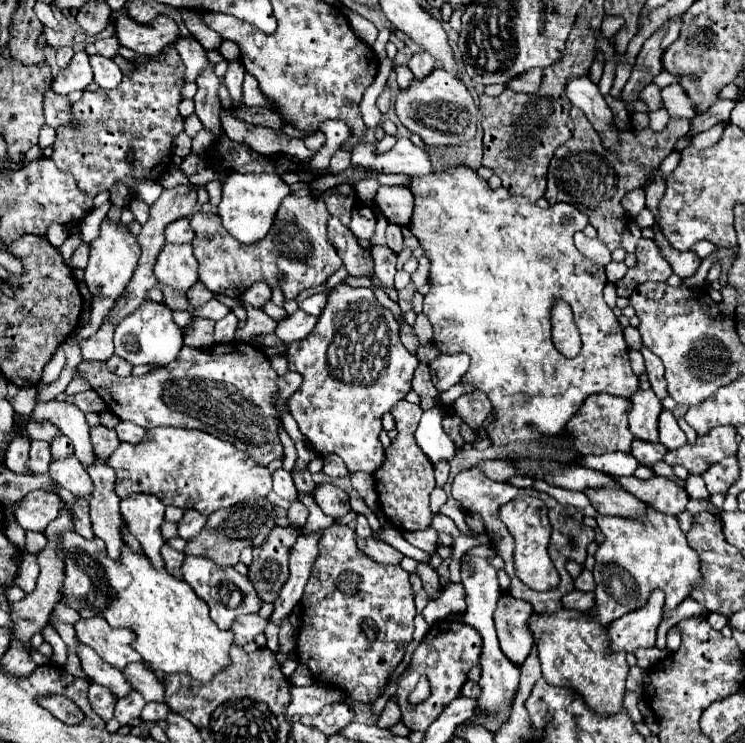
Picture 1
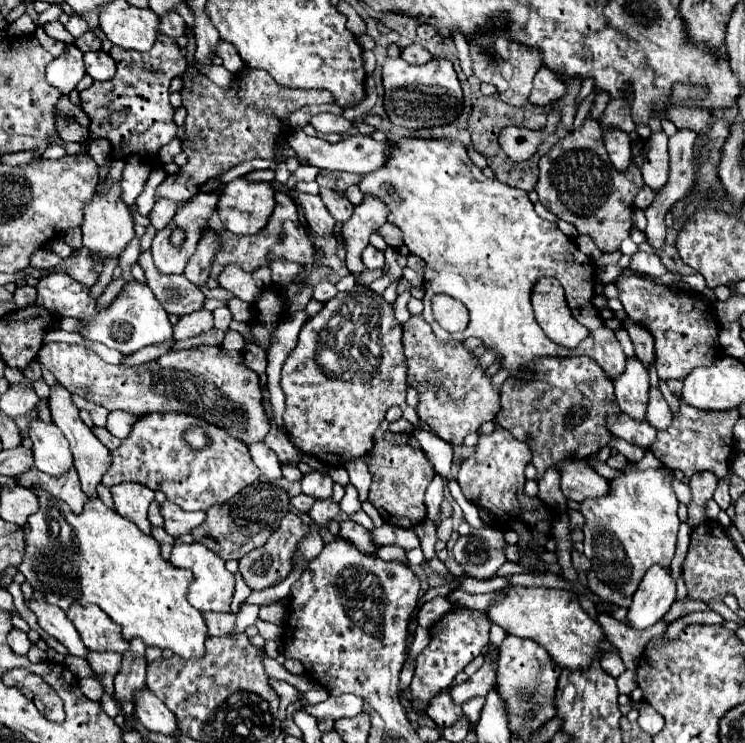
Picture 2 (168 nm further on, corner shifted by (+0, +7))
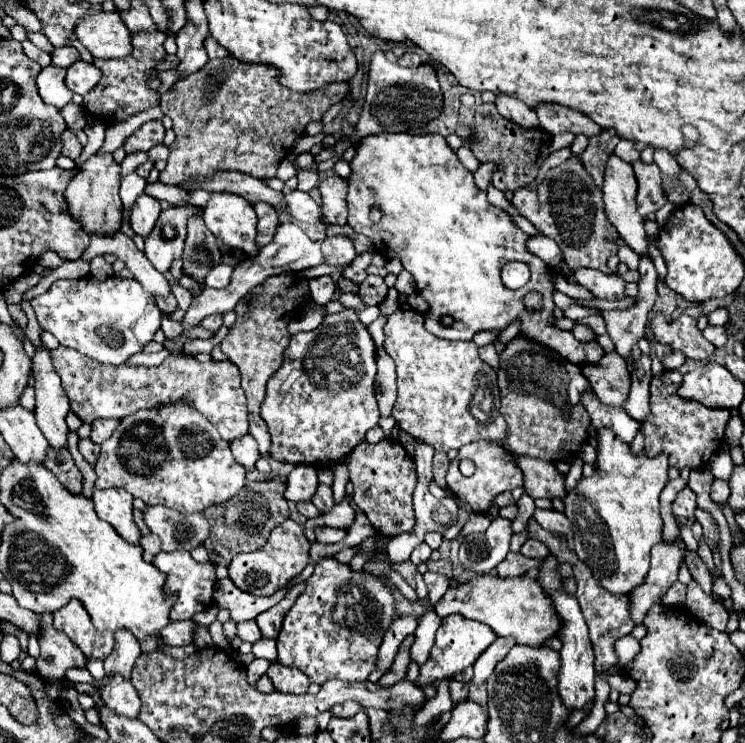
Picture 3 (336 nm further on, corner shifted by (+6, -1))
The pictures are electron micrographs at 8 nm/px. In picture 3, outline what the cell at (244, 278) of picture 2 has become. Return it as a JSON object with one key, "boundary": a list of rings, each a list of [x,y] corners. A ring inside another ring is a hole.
{"boundary":[[[221,263],[217,269],[213,269],[213,271],[207,275],[205,285],[207,285],[207,287],[213,287],[213,289],[223,289],[223,287],[229,285],[231,273],[233,273],[233,267],[227,265],[227,263]]]}

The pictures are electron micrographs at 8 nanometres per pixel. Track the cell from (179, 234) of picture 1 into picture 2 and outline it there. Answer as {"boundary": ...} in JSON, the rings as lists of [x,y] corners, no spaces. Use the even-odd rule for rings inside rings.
{"boundary":[[[157,199],[151,213],[149,213],[149,221],[159,231],[159,229],[167,227],[173,221],[175,211],[177,211],[177,203],[173,203],[169,199]]]}

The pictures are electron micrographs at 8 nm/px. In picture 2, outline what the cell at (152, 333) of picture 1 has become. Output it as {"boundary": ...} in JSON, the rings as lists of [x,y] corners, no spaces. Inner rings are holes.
{"boundary":[[[53,273],[49,277],[39,279],[37,285],[37,305],[53,311],[59,317],[75,317],[81,321],[79,335],[89,341],[103,343],[111,349],[117,349],[125,355],[135,353],[147,345],[163,343],[173,337],[173,327],[169,323],[167,311],[161,307],[161,303],[155,299],[155,295],[149,291],[147,285],[133,281],[127,283],[123,293],[119,293],[109,307],[99,307],[97,299],[89,295],[89,287],[81,287],[75,279],[69,275]]]}

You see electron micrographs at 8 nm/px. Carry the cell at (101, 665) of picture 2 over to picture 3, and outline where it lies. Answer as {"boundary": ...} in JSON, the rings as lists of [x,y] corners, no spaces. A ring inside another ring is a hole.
{"boundary":[[[43,613],[43,631],[39,635],[41,655],[37,659],[37,673],[43,675],[43,679],[57,679],[61,681],[65,677],[65,671],[69,667],[85,667],[87,657],[81,653],[81,649],[67,639],[61,631],[55,631],[53,627],[53,615]]]}

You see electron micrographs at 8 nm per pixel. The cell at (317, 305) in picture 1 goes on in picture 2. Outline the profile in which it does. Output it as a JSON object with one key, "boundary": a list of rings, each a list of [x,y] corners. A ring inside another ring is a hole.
{"boundary":[[[329,277],[321,279],[321,281],[315,285],[315,293],[313,293],[313,299],[317,299],[317,301],[329,301],[329,299],[333,299],[335,295],[337,295],[335,283],[333,283]]]}

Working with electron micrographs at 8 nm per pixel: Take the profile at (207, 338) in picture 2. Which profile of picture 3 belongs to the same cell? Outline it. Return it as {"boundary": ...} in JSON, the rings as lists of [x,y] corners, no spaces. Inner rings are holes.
{"boundary":[[[289,273],[269,277],[255,289],[251,289],[235,307],[237,321],[229,329],[229,335],[221,341],[221,351],[239,367],[241,371],[241,385],[247,395],[247,407],[249,407],[249,423],[251,423],[251,435],[259,443],[261,457],[269,457],[271,449],[271,433],[267,431],[267,423],[261,419],[259,409],[265,399],[265,383],[267,379],[281,367],[283,351],[289,345],[291,335],[287,333],[287,325],[291,317],[295,315],[299,303],[295,301],[299,293],[305,291],[305,283],[295,279]]]}

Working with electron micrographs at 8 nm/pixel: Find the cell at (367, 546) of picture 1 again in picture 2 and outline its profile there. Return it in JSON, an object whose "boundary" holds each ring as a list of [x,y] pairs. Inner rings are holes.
{"boundary":[[[341,521],[339,523],[339,535],[343,537],[343,539],[347,539],[347,541],[351,541],[359,551],[363,551],[363,553],[373,553],[373,551],[377,551],[377,547],[373,545],[373,541],[371,541],[371,535],[369,535],[369,531],[365,529],[365,527],[361,527],[359,523],[353,523],[353,521]]]}

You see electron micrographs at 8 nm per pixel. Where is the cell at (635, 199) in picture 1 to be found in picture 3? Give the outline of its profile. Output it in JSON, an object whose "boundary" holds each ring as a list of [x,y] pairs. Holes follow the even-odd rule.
{"boundary":[[[641,159],[632,164],[635,177],[639,181],[637,191],[637,211],[641,217],[647,217],[659,211],[667,199],[661,191],[661,171],[655,163],[647,165]]]}

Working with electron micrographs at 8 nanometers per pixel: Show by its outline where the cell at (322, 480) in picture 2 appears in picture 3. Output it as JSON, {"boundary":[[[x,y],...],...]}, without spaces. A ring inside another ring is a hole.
{"boundary":[[[299,463],[295,465],[295,469],[291,471],[291,475],[287,477],[287,491],[285,497],[293,503],[299,501],[311,501],[313,495],[317,493],[319,481],[317,481],[317,469],[307,465],[307,463]]]}

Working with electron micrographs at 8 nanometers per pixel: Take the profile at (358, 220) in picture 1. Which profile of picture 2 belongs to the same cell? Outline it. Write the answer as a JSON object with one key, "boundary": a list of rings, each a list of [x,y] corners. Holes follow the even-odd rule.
{"boundary":[[[321,187],[321,189],[319,189],[319,197],[321,197],[321,201],[325,203],[327,211],[333,215],[333,219],[335,219],[335,221],[345,223],[345,221],[351,217],[353,209],[355,209],[355,205],[351,205],[343,195],[335,193],[333,189]]]}

